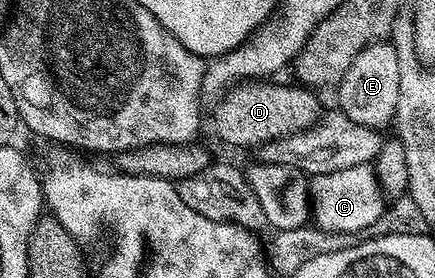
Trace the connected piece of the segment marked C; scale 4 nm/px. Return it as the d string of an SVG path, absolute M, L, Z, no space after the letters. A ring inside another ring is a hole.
M372 164L350 166L350 170L338 170L330 174L313 176L310 180L310 212L315 227L322 231L360 231L382 218L386 209L386 197L376 177Z

